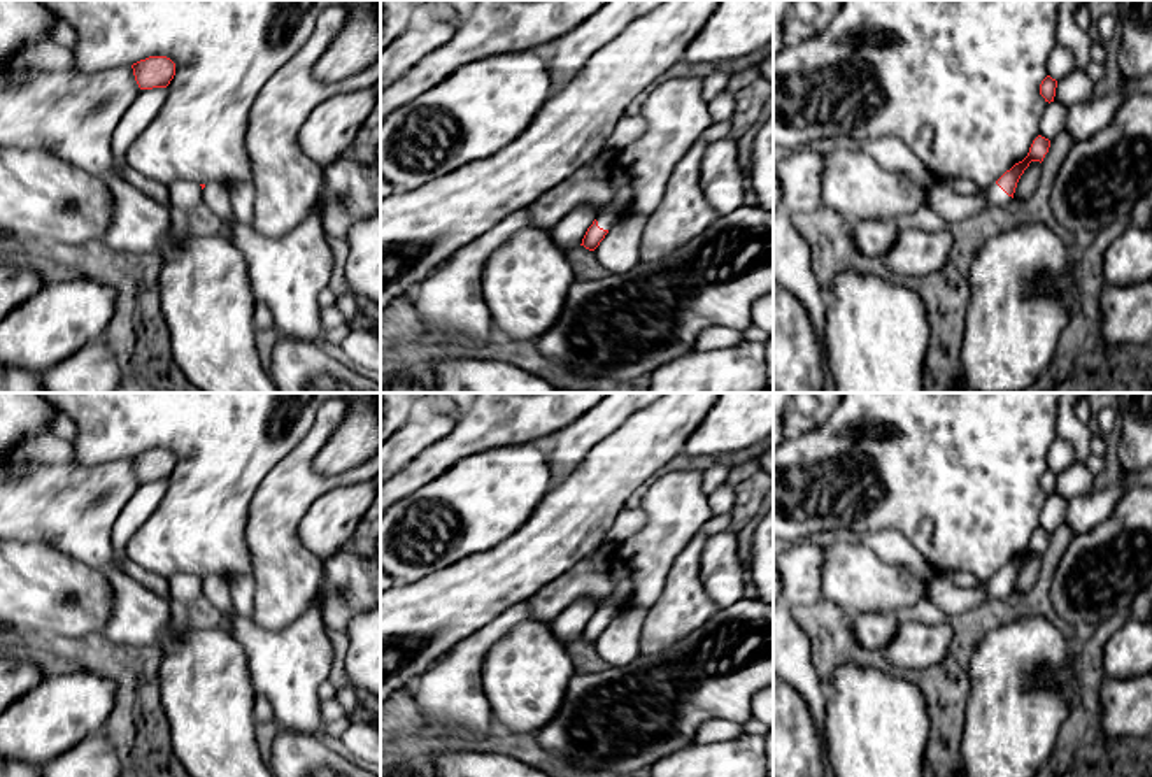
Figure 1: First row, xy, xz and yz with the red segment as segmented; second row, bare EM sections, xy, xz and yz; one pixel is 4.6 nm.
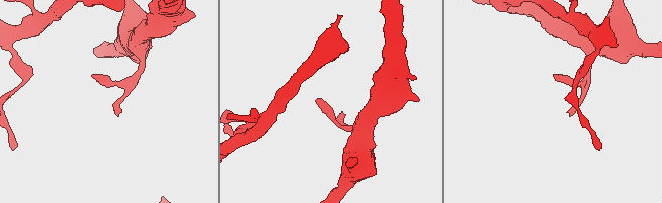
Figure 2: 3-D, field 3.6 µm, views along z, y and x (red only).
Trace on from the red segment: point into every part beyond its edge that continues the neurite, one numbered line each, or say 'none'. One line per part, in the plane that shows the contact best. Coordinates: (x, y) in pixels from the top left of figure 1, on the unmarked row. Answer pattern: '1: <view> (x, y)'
1: yz (995, 590)

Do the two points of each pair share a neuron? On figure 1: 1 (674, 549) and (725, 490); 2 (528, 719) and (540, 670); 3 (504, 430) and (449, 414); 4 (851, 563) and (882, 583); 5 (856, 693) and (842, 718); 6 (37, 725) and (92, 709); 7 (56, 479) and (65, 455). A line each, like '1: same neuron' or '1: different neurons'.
1: different neurons
2: same neuron
3: different neurons
4: same neuron
5: same neuron
6: same neuron
7: different neurons

